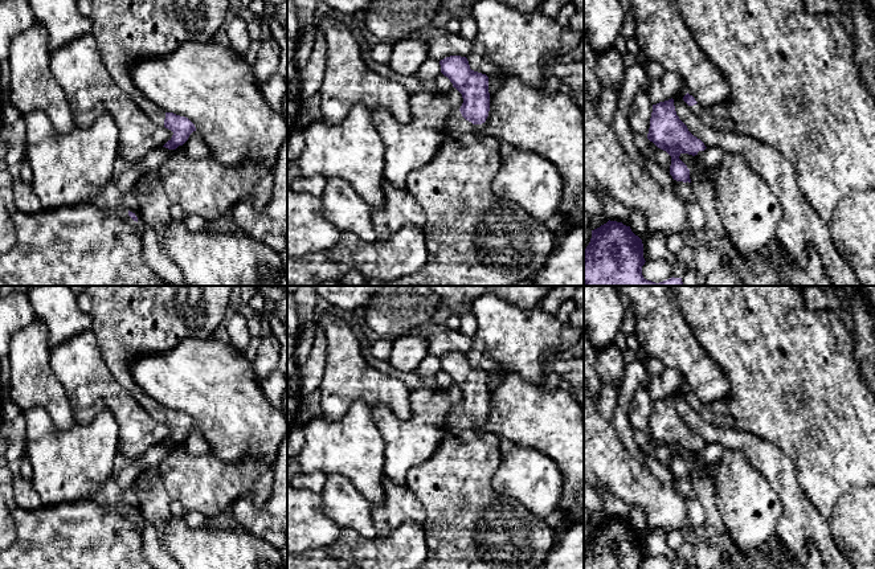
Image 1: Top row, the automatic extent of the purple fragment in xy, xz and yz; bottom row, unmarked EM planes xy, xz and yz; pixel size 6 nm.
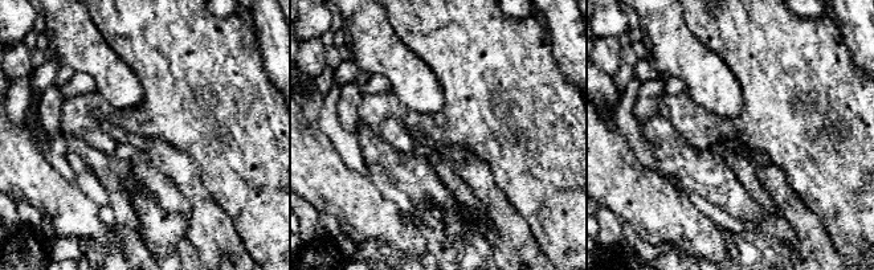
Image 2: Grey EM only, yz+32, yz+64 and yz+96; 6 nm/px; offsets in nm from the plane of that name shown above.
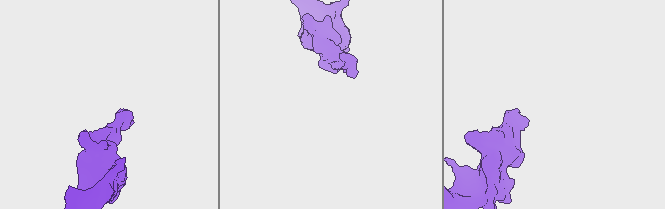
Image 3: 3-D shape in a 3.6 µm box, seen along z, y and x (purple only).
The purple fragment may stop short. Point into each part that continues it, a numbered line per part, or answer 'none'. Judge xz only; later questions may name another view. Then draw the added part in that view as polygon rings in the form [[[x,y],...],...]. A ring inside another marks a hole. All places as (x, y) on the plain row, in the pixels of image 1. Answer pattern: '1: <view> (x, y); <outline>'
1: xz (469, 525); [[[459,405],[447,417],[439,449],[426,462],[409,468],[404,480],[424,505],[428,556],[418,569],[541,569],[556,543],[555,529],[512,498],[498,494],[491,480],[502,462],[499,437],[478,435],[475,421],[466,417]]]

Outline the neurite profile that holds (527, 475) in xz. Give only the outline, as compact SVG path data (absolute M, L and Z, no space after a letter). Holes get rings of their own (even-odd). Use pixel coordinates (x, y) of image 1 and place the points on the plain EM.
M514 443L512 450L502 455L491 486L498 494L515 499L545 519L559 509L563 482L553 459L539 450Z

